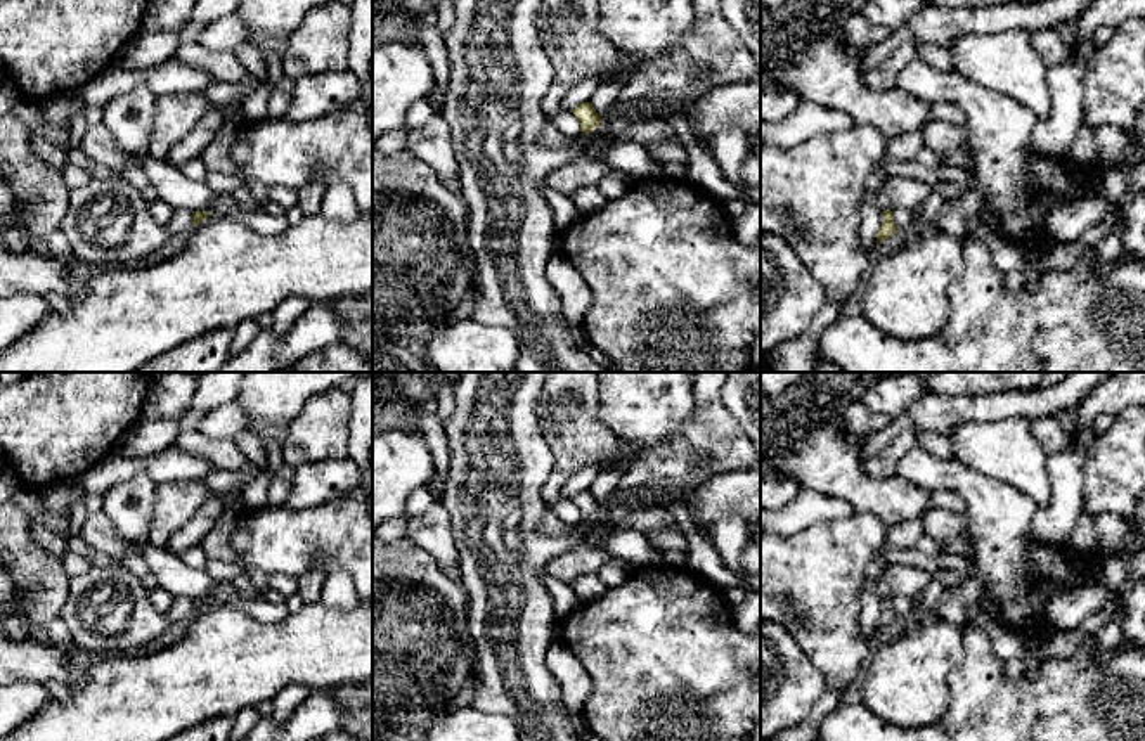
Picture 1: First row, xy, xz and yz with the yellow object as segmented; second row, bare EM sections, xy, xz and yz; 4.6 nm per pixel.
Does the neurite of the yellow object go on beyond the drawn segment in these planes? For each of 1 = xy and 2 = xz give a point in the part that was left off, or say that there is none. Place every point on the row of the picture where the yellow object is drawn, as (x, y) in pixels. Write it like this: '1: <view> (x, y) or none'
1: none
2: none

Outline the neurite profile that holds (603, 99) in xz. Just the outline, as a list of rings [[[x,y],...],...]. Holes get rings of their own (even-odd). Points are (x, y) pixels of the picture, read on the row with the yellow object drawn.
[[[639,62],[634,64],[634,69],[631,73],[622,73],[618,76],[601,80],[598,90],[594,92],[594,95],[589,100],[601,118],[613,113],[613,104],[615,104],[617,97],[622,93],[622,90],[629,83],[631,76],[637,69],[639,69]]]

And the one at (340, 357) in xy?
[[[345,343],[327,345],[281,372],[372,372],[362,351]]]

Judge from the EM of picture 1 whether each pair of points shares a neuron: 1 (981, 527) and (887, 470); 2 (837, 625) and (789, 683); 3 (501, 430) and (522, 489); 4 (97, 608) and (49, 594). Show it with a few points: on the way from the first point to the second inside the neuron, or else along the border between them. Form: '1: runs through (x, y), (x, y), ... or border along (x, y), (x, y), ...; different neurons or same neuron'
1: border along (915, 442), (899, 461), (894, 475); different neurons
2: border along (783, 627), (820, 672), (827, 688); different neurons
3: runs through (501, 444), (501, 468), (508, 475); same neuron
4: border along (71, 579), (68, 596), (58, 615); different neurons

